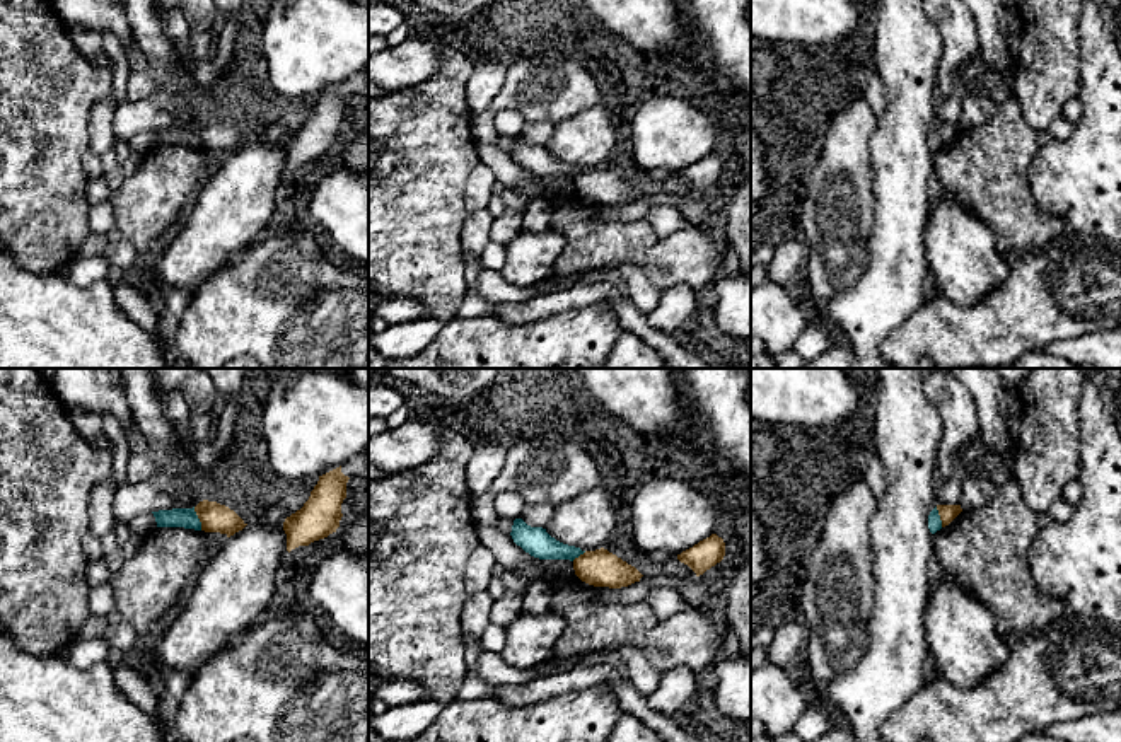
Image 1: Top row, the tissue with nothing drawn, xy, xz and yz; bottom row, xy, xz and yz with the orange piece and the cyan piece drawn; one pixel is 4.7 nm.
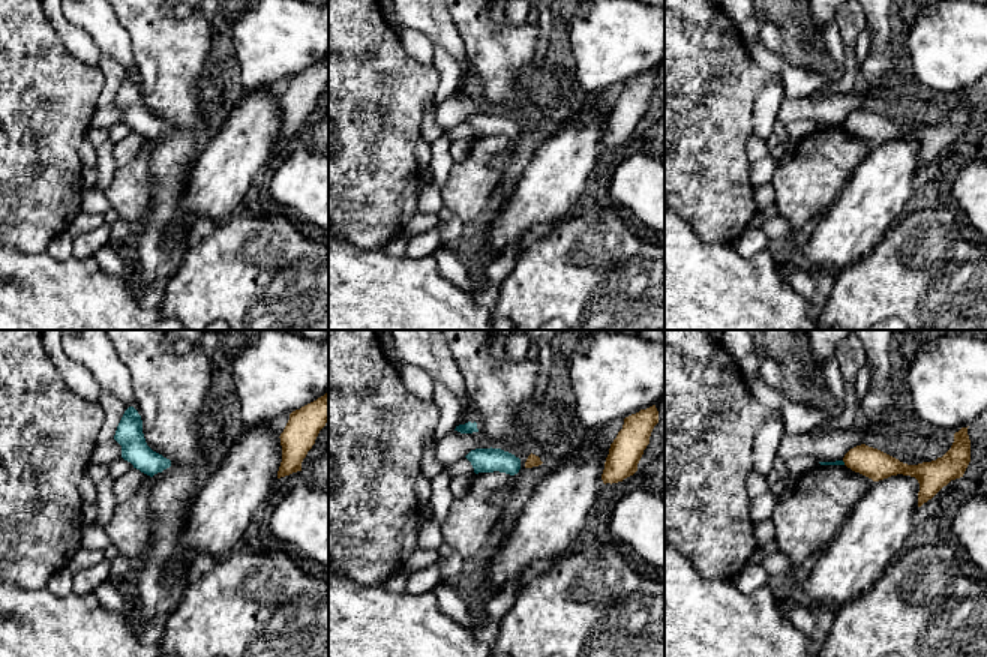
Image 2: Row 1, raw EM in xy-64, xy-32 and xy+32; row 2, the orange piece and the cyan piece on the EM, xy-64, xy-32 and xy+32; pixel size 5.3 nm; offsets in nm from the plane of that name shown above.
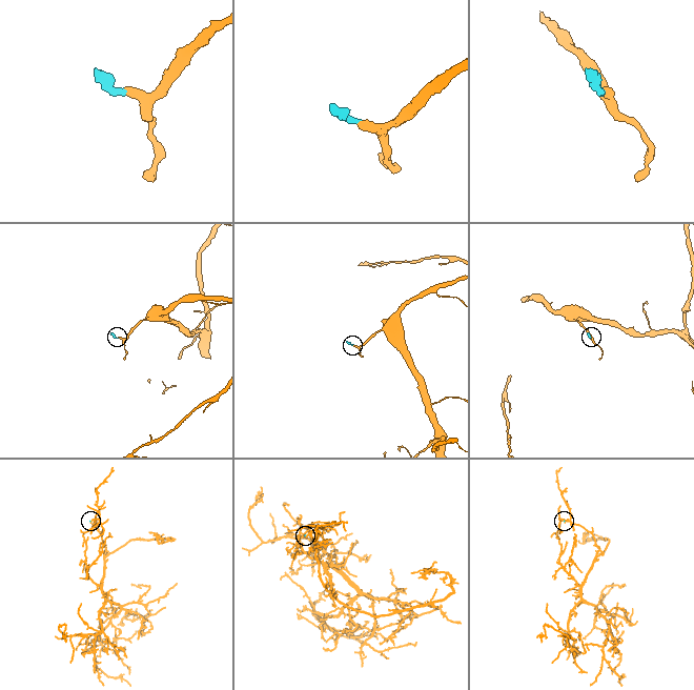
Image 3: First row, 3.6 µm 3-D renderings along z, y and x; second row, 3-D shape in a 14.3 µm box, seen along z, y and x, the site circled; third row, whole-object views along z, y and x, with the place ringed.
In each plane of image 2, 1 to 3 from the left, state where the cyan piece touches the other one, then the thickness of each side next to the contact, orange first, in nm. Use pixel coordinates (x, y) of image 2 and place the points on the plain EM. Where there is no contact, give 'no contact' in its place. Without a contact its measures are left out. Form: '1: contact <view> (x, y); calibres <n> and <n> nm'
1: no contact
2: no contact
3: contact xy+32 (843, 125); calibres 160 and 30 nm

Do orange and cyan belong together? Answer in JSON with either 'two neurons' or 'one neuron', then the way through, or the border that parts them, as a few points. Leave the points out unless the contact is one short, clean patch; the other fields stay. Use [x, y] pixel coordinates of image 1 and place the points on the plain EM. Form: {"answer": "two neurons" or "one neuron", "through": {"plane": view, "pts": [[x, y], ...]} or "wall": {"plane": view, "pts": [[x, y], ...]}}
{"answer": "two neurons", "wall": {"plane": "xy", "pts": [[193, 125], [202, 147]]}}

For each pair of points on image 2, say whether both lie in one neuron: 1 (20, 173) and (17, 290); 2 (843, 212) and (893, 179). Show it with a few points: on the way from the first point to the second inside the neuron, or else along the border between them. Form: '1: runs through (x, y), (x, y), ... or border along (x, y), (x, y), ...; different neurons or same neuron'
1: border along (15, 248), (23, 252), (44, 252); different neurons
2: runs through (855, 212), (860, 212), (881, 191); same neuron

